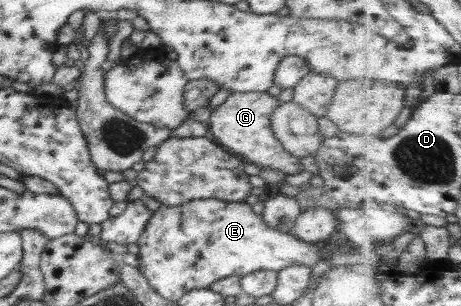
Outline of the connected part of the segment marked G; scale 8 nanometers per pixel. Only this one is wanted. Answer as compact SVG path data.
M234 92L212 111L210 138L230 153L262 168L282 170L289 174L304 171L300 159L290 154L275 137L271 128L271 115L281 102L278 97L263 92Z

